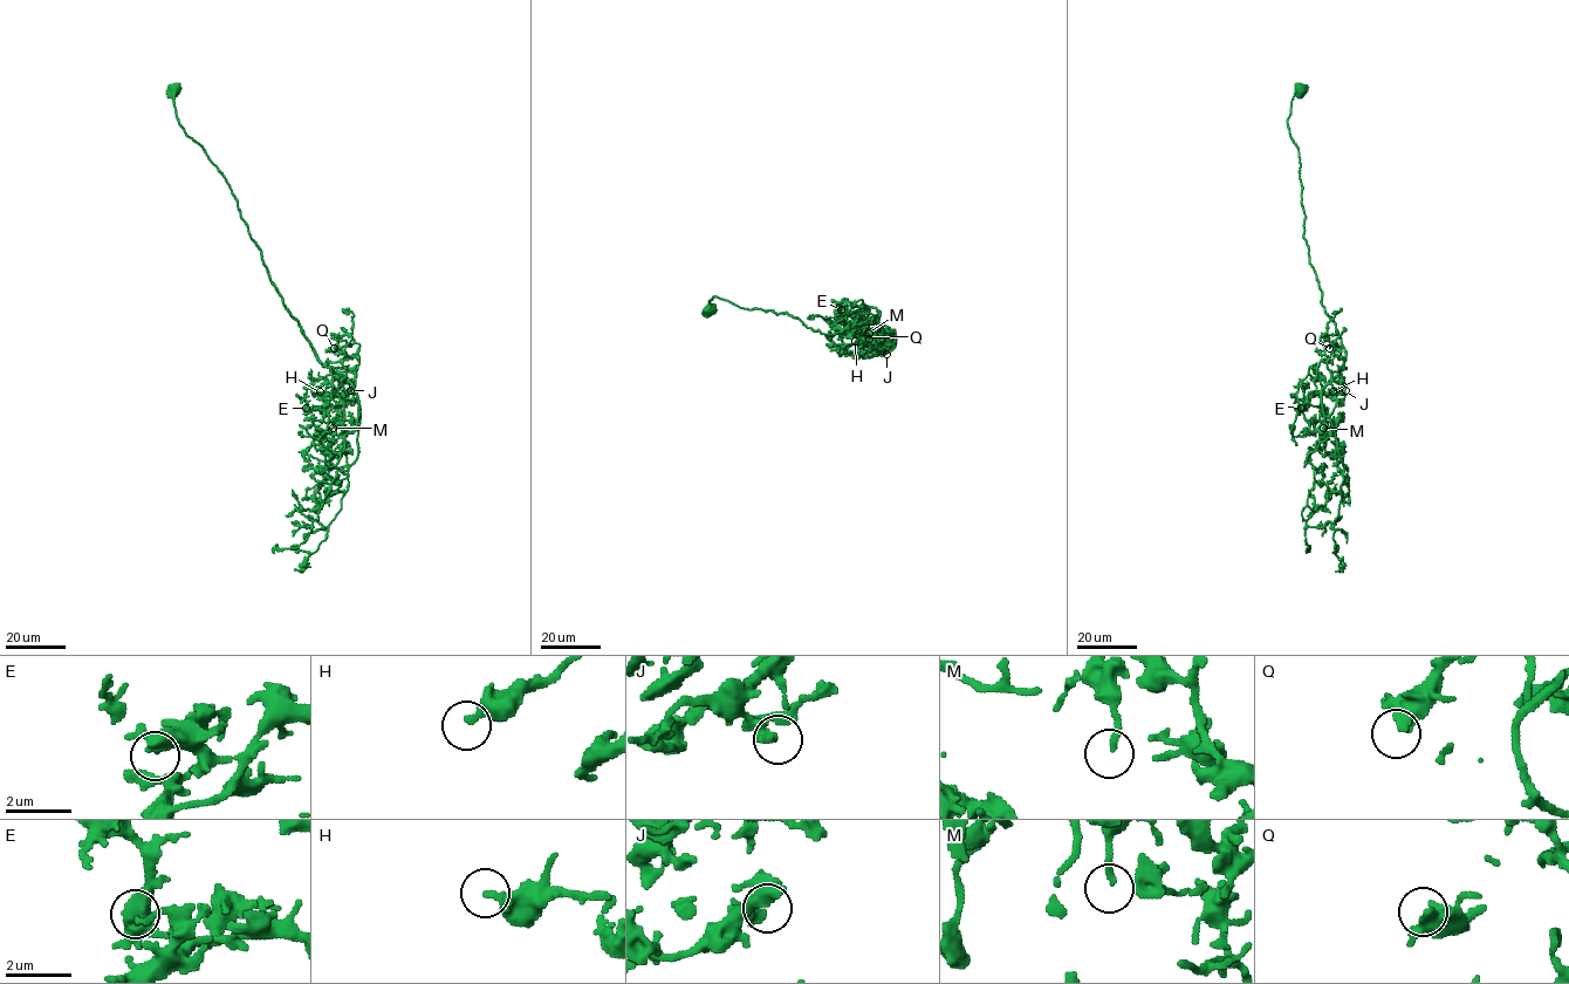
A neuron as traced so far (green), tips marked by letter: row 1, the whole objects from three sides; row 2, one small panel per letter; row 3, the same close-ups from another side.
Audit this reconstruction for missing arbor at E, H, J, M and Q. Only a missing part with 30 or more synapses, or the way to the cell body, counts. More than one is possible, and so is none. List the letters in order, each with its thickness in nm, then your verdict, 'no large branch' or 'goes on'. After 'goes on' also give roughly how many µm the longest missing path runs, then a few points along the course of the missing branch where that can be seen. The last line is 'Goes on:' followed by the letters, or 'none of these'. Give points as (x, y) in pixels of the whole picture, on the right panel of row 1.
E: 150 nm | no large branch
H: 280 nm | no large branch
J: 380 nm | no large branch
M: 170 nm | no large branch
Q: 280 nm | no large branch
Goes on: none of these

